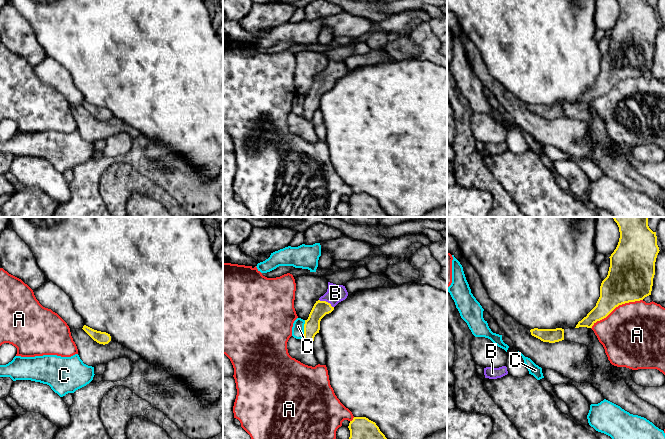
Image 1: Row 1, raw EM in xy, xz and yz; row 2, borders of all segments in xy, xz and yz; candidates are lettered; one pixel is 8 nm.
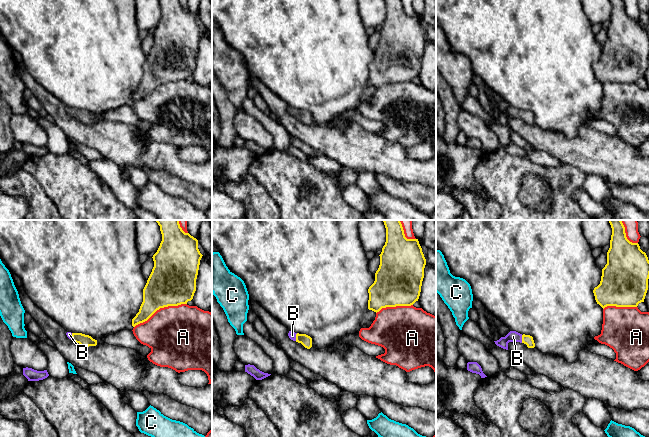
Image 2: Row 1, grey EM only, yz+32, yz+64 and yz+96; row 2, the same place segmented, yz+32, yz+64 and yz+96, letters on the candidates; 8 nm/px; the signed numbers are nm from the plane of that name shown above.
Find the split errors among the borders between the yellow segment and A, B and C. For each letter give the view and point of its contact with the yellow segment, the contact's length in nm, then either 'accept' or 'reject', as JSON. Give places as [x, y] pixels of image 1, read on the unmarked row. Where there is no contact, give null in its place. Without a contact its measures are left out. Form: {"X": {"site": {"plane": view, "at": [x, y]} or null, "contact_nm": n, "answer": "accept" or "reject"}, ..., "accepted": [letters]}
{"A": {"site": {"plane": "yz", "at": [616, 82]}, "contact_nm": 480, "answer": "reject"}, "B": {"site": {"plane": "xz", "at": [325, 77]}, "contact_nm": 140, "answer": "accept"}, "C": {"site": {"plane": "xz", "at": [304, 105]}, "contact_nm": 150, "answer": "reject"}, "accepted": ["B"]}

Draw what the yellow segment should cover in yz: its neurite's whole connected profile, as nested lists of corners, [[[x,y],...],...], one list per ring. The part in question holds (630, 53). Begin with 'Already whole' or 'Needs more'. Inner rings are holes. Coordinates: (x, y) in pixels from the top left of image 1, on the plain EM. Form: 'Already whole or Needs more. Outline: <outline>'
Already whole. Outline: [[[617,0],[620,14],[611,30],[607,53],[600,62],[596,82],[575,104],[592,102],[619,81],[651,71],[659,29],[656,8],[648,0]]]

